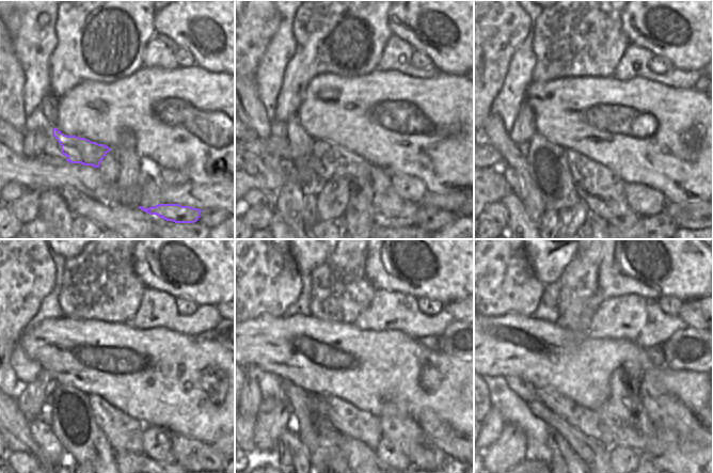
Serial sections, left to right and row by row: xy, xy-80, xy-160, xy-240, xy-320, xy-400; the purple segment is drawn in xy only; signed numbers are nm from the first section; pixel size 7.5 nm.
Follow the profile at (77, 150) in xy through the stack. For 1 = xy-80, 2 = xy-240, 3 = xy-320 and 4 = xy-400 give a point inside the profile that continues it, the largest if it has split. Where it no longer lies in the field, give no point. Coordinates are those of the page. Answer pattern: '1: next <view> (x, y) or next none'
1: next xy-80 (329, 160)
2: next xy-240 (124, 432)
3: next xy-320 (361, 425)
4: next xy-400 (587, 421)

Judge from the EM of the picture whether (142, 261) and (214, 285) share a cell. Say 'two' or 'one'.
one

